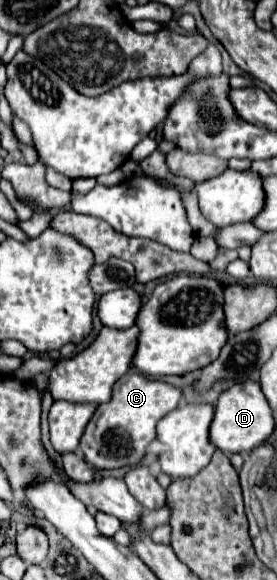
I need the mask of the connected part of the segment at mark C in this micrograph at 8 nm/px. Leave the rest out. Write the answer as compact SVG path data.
M127 372L113 386L113 396L109 402L99 404L93 418L89 420L85 434L81 436L79 450L89 466L95 470L111 470L121 466L137 466L145 456L147 444L155 438L157 422L177 408L181 390L163 382L147 378L139 372Z

